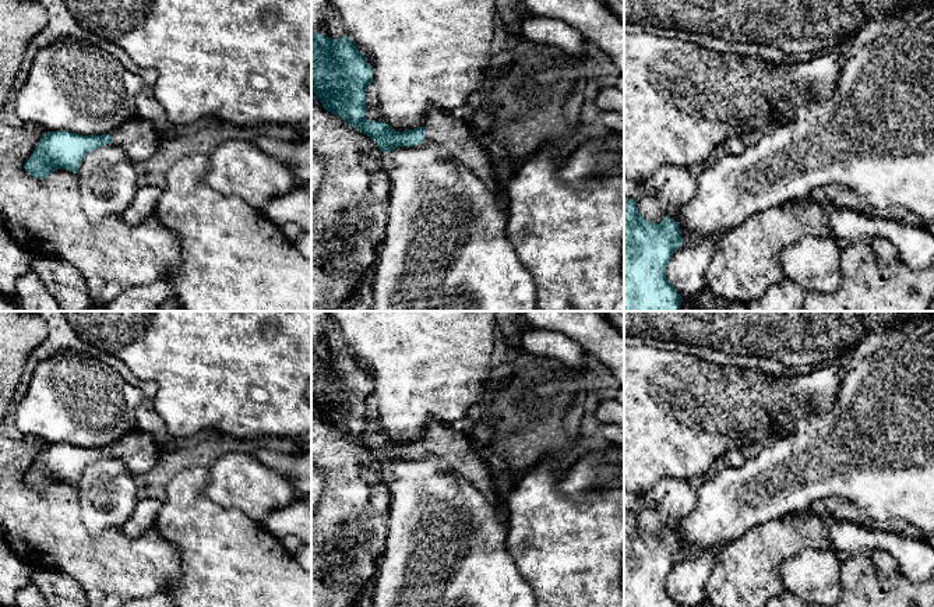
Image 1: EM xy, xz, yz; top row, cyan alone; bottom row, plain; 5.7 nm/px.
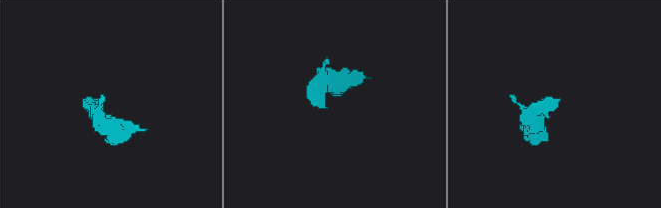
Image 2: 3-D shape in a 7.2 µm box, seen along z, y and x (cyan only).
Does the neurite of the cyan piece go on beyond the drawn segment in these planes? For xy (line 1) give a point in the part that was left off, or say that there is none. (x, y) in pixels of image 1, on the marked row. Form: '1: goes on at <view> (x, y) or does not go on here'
1: goes on at xy (136, 137)

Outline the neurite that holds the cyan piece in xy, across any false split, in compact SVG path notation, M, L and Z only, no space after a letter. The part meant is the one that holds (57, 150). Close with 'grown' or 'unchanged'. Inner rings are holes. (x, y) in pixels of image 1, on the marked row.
M137 116L121 123L113 134L81 135L68 131L46 131L36 144L24 169L35 177L46 179L57 169L78 173L84 156L102 145L113 141L141 165L159 149L162 135L152 124Z | grown

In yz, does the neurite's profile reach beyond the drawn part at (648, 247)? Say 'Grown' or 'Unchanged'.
Unchanged

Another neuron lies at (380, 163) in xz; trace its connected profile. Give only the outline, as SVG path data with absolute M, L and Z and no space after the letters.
M380 149L376 155L366 155L363 163L371 174L384 174L387 177L394 167L391 152L383 152Z

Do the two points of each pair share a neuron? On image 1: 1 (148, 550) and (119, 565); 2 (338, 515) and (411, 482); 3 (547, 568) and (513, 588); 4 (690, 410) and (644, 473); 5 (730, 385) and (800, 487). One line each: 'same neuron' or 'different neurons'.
1: same neuron
2: different neurons
3: different neurons
4: same neuron
5: different neurons

